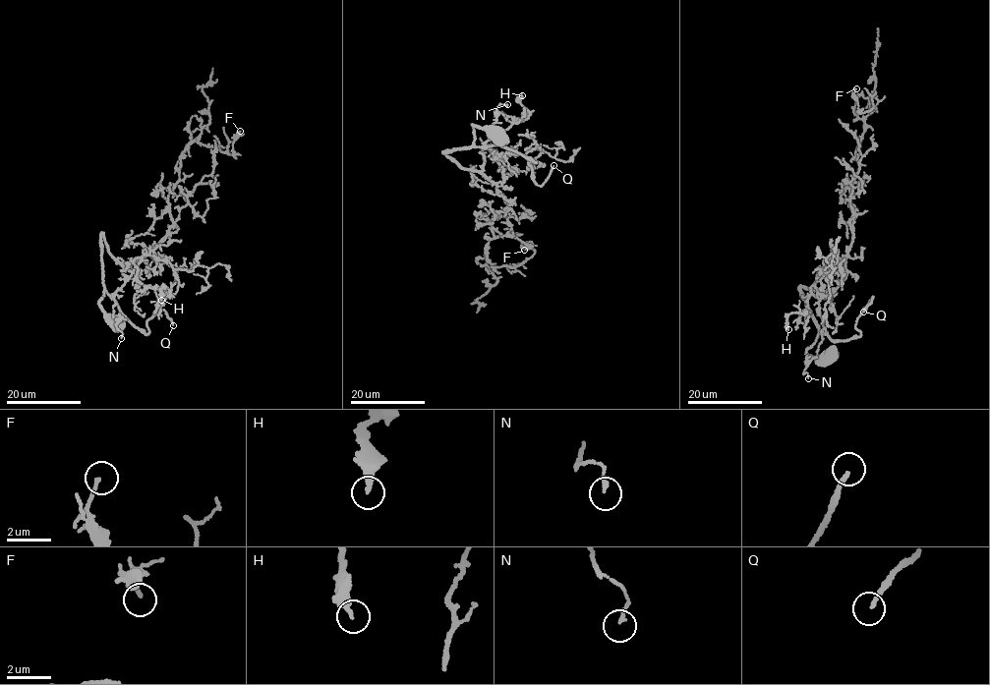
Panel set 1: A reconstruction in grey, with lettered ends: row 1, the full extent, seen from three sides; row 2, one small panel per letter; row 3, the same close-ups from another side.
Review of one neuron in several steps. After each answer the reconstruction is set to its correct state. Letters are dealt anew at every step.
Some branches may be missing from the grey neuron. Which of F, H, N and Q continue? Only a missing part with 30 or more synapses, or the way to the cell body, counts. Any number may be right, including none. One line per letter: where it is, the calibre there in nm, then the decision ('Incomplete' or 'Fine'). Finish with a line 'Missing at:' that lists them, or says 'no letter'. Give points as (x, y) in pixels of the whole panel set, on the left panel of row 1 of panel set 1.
F: Place: (240, 131). Thickness 160 nm. Fine
H: Place: (161, 300). Thickness 320 nm. Fine
N: Place: (121, 338). Thickness 140 nm. Fine
Q: Place: (173, 325). Thickness 180 nm. Incomplete
Missing at: Q

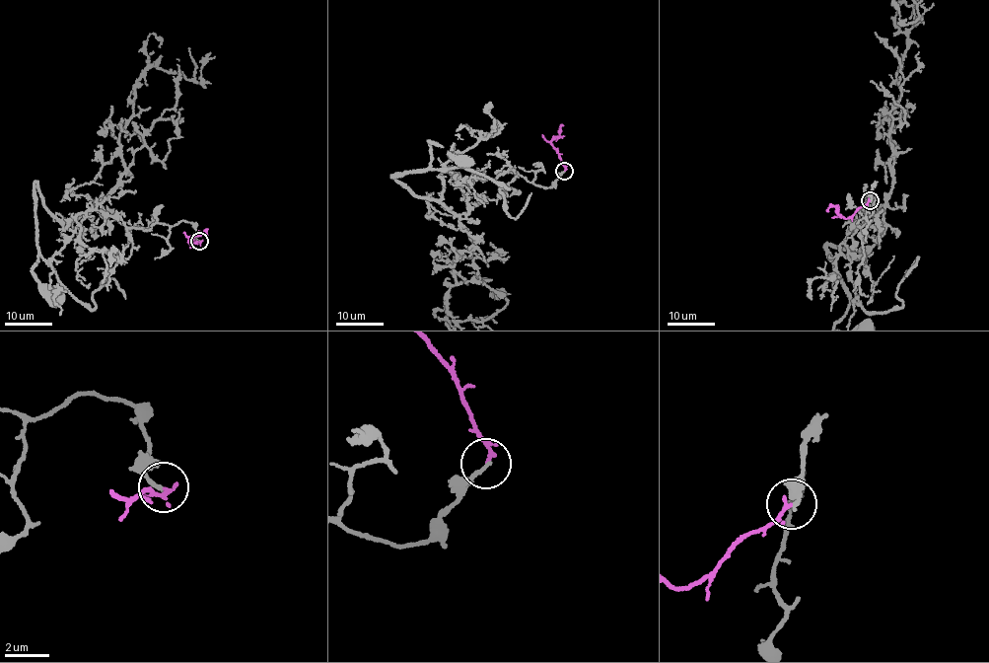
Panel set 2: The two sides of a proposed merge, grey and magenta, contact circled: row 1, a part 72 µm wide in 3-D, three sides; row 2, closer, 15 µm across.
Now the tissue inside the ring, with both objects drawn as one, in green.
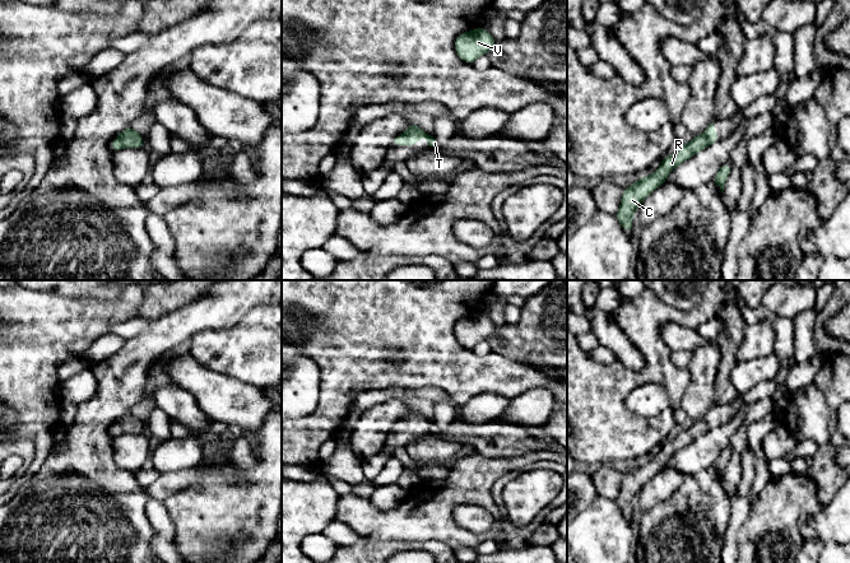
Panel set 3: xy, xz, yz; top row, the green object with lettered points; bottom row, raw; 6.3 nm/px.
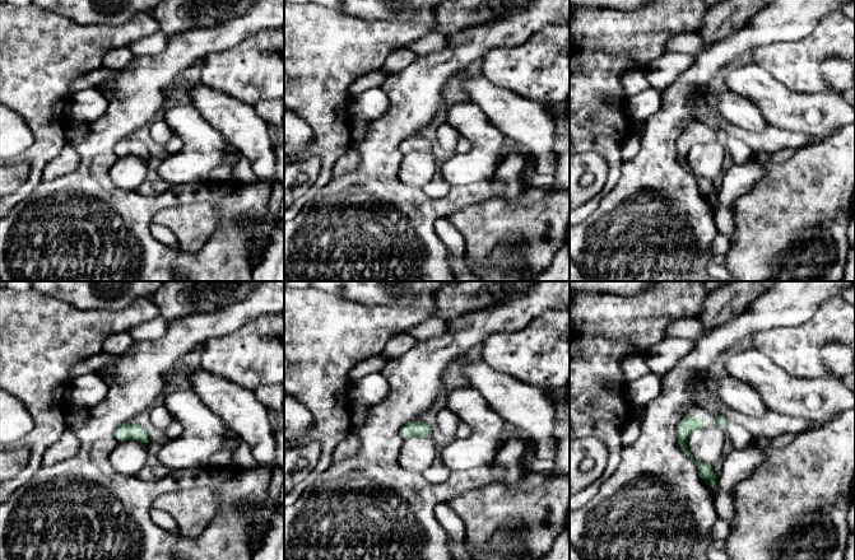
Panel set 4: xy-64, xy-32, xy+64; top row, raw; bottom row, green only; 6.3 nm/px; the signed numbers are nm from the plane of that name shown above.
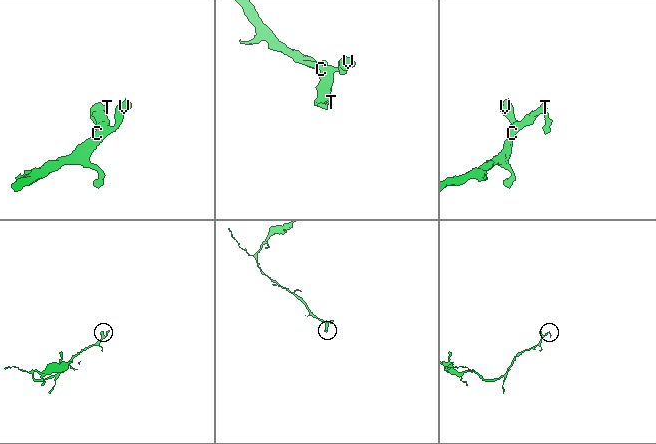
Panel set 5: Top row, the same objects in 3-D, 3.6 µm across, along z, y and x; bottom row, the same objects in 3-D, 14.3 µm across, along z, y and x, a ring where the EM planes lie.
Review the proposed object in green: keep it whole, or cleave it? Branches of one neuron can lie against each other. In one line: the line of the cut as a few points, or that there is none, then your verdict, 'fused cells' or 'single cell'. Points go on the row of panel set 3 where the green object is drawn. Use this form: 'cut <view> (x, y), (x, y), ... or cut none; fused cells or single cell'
cut none; single cell

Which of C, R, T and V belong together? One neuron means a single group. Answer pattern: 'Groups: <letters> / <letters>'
Groups: C R T V

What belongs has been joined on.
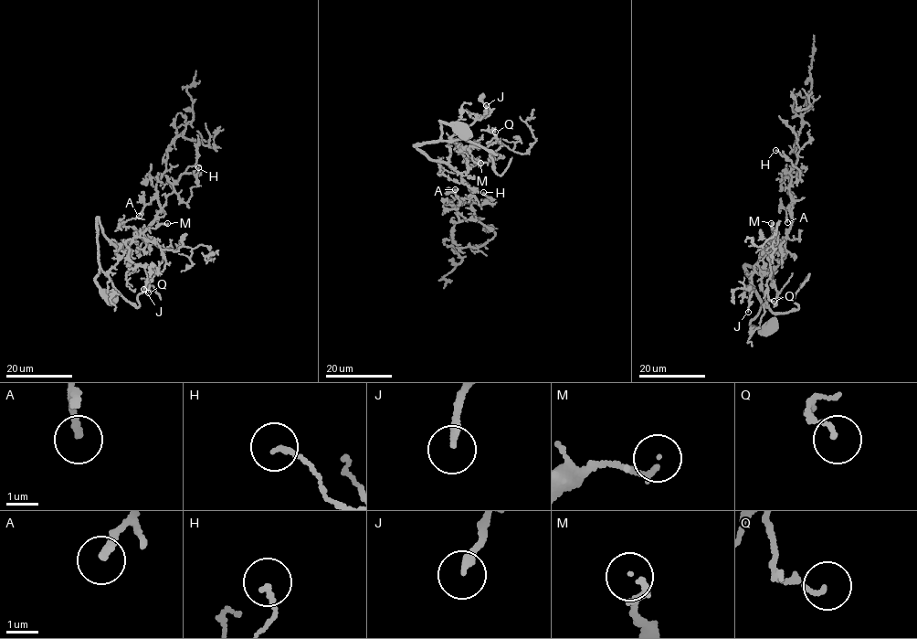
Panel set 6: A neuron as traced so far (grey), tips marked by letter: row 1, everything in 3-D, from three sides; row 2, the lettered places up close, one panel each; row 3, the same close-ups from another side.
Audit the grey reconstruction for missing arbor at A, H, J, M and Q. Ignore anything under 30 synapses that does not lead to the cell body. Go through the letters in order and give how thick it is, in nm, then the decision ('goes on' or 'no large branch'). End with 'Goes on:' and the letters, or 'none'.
A: 220 nm | no large branch
H: 130 nm | no large branch
J: 190 nm | no large branch
M: 150 nm | no large branch
Q: 130 nm | no large branch
Goes on: none

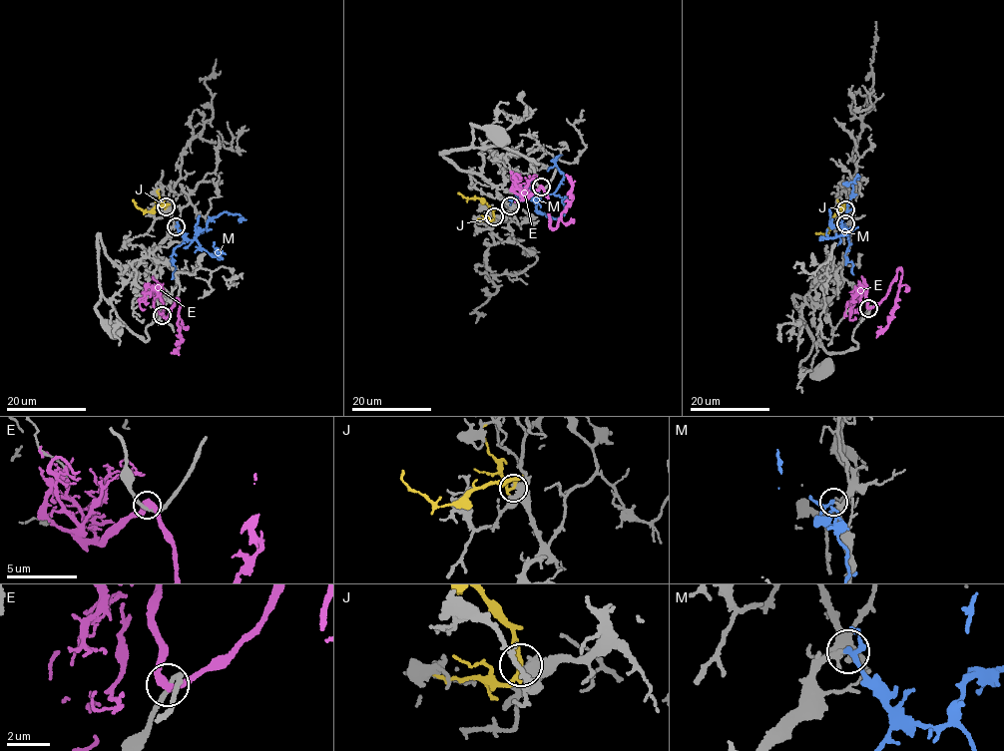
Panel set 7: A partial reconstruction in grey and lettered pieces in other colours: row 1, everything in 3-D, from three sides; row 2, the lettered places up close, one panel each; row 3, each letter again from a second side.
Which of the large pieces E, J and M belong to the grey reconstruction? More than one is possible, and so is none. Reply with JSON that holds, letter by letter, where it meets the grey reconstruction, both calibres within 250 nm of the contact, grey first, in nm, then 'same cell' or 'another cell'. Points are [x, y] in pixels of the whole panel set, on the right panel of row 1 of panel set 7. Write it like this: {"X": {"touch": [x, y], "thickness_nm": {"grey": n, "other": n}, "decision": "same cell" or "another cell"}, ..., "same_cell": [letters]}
{"E": {"touch": [868, 308], "thickness_nm": {"grey": 200, "other": 360}, "decision": "another cell"}, "J": {"touch": [845, 209], "thickness_nm": {"grey": 420, "other": 240}, "decision": "another cell"}, "M": {"touch": [845, 223], "thickness_nm": {"grey": 170, "other": 240}, "decision": "same cell"}, "same_cell": ["M"]}

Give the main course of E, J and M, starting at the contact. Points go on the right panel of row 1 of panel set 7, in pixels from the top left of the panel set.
E: (868, 307), (886, 295), (898, 269), (901, 270), (896, 309), (889, 318), (888, 325), (876, 337)
J: (845, 209), (840, 207), (830, 217), (824, 234), (815, 232)
M: (845, 223), (843, 230), (841, 221), (852, 186), (859, 176), (847, 182)

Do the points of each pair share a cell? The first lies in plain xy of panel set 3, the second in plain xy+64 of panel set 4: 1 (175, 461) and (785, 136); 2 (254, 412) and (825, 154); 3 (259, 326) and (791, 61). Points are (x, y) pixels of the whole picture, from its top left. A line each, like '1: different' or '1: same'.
1: different
2: different
3: same

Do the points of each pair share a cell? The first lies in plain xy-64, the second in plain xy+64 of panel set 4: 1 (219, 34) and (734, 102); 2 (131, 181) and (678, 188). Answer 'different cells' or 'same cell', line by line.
1: different cells
2: different cells

